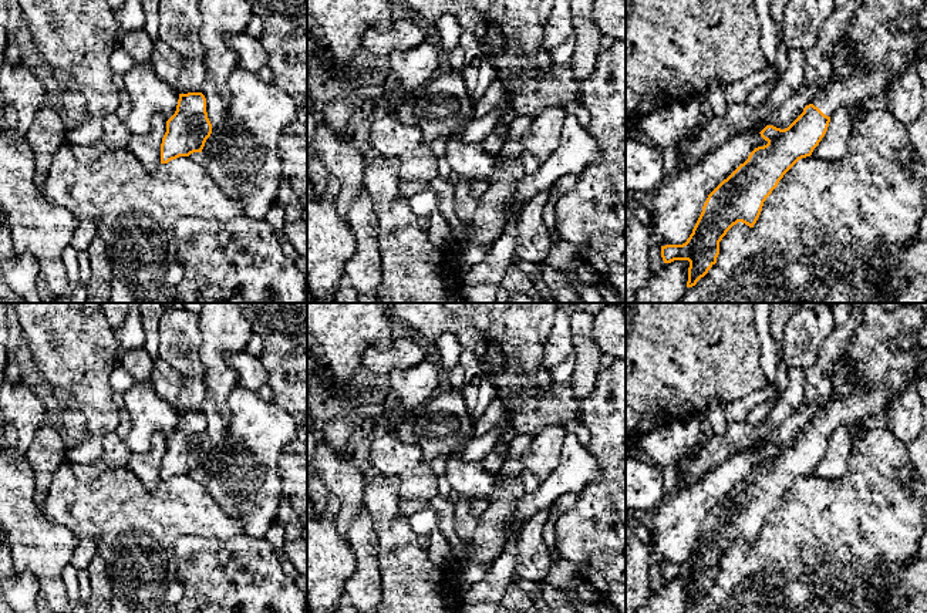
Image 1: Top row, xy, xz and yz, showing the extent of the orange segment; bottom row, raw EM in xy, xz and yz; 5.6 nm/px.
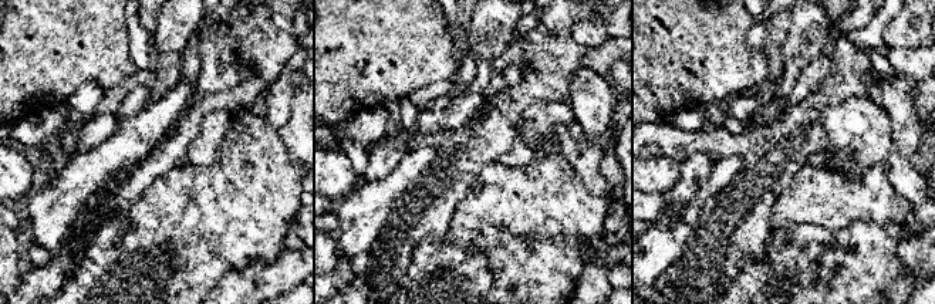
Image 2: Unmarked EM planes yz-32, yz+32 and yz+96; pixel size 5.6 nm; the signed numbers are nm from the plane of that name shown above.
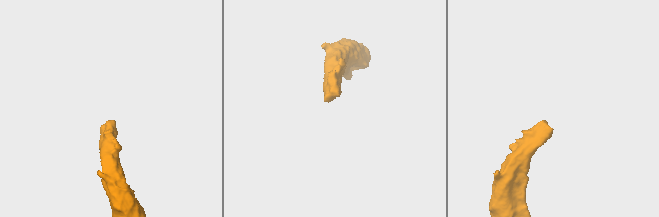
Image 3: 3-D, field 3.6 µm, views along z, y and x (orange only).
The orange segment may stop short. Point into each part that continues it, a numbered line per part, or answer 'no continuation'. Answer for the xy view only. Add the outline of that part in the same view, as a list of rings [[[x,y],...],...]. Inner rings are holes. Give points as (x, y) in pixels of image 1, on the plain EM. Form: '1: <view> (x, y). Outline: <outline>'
no continuation

